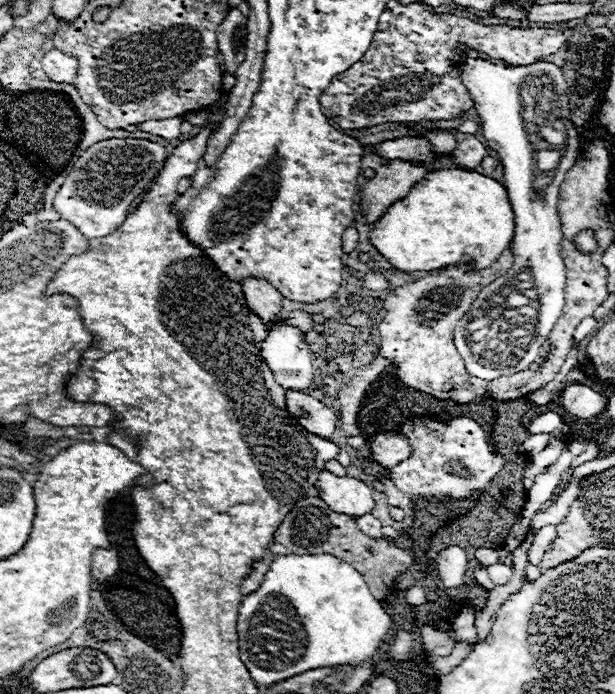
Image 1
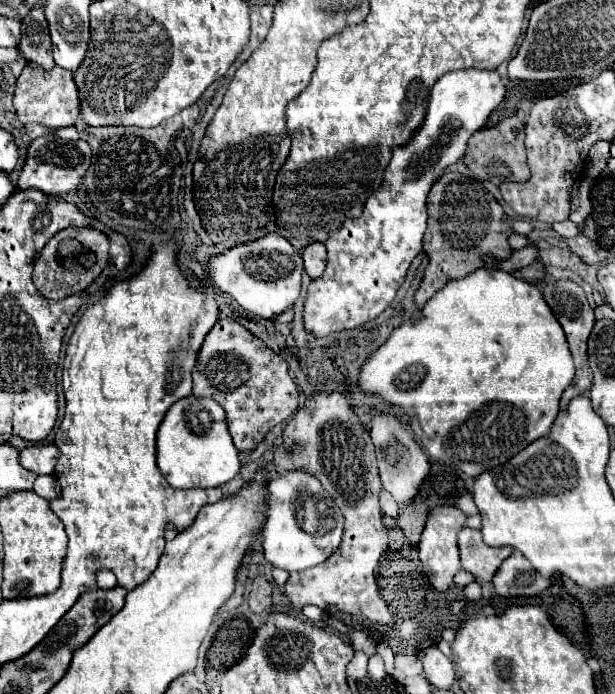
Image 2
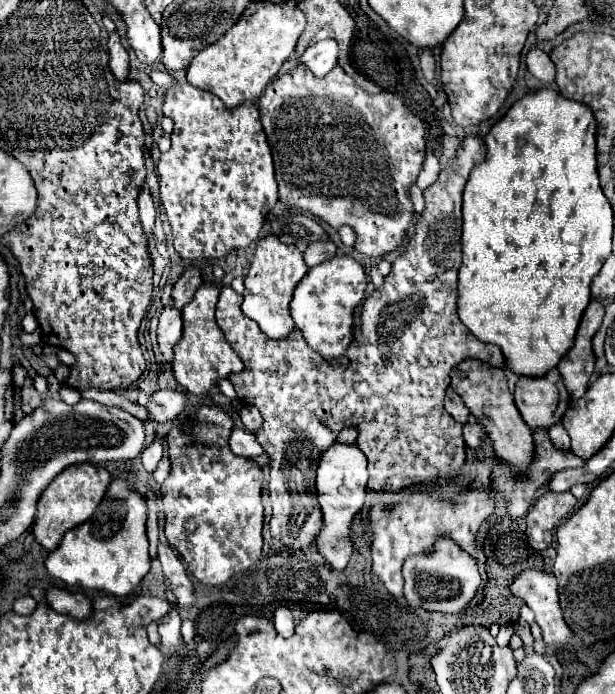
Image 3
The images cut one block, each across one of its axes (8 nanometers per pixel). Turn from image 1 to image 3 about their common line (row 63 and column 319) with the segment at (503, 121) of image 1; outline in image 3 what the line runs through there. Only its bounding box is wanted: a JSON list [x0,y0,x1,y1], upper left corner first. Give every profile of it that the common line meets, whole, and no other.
[316,442,368,571]

